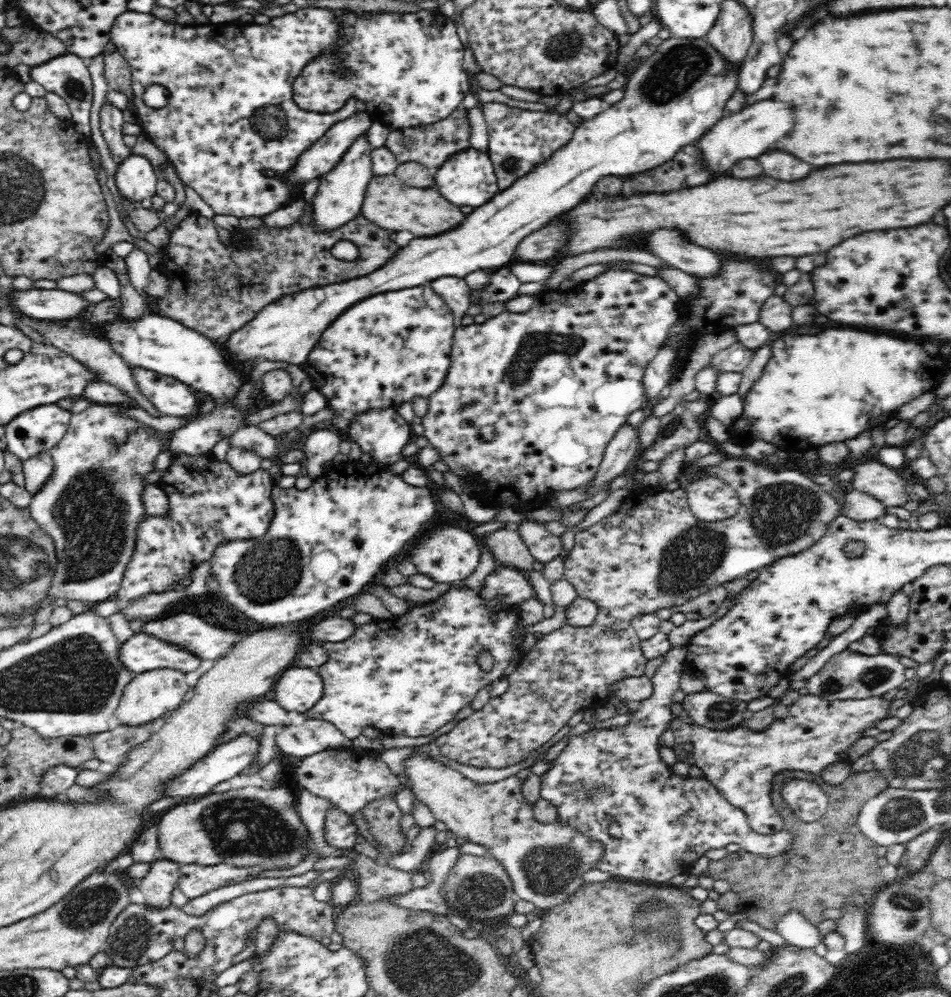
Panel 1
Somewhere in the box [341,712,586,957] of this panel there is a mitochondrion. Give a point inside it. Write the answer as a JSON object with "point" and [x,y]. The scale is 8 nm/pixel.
{"point":[549,869]}

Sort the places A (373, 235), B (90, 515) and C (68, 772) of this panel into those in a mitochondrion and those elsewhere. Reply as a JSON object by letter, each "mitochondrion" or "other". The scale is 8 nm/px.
{"A":"other","B":"mitochondrion","C":"other"}

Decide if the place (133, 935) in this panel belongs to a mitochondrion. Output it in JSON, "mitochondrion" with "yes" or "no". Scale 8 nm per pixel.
{"mitochondrion":"yes"}

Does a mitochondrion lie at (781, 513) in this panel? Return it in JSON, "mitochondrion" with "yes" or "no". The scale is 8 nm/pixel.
{"mitochondrion":"yes"}

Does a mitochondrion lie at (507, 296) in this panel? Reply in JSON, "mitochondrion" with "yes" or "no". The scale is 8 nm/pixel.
{"mitochondrion":"no"}

